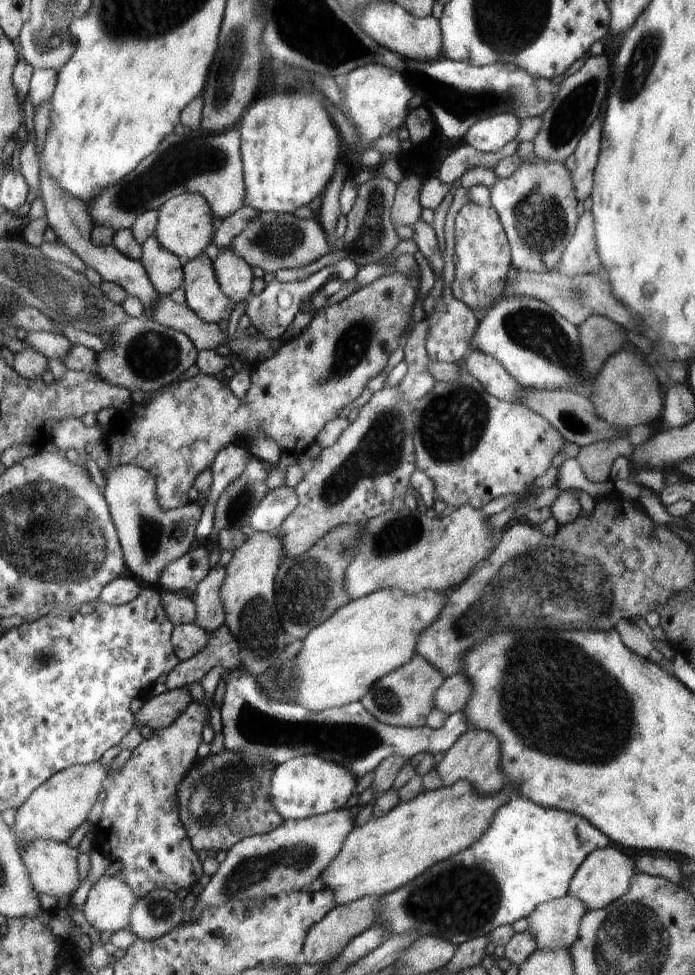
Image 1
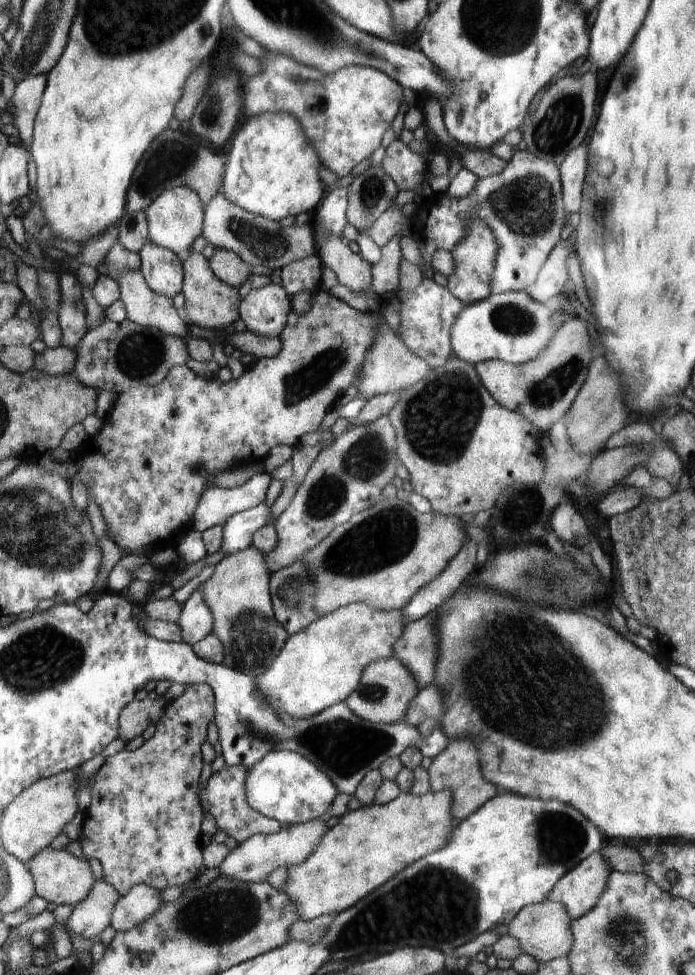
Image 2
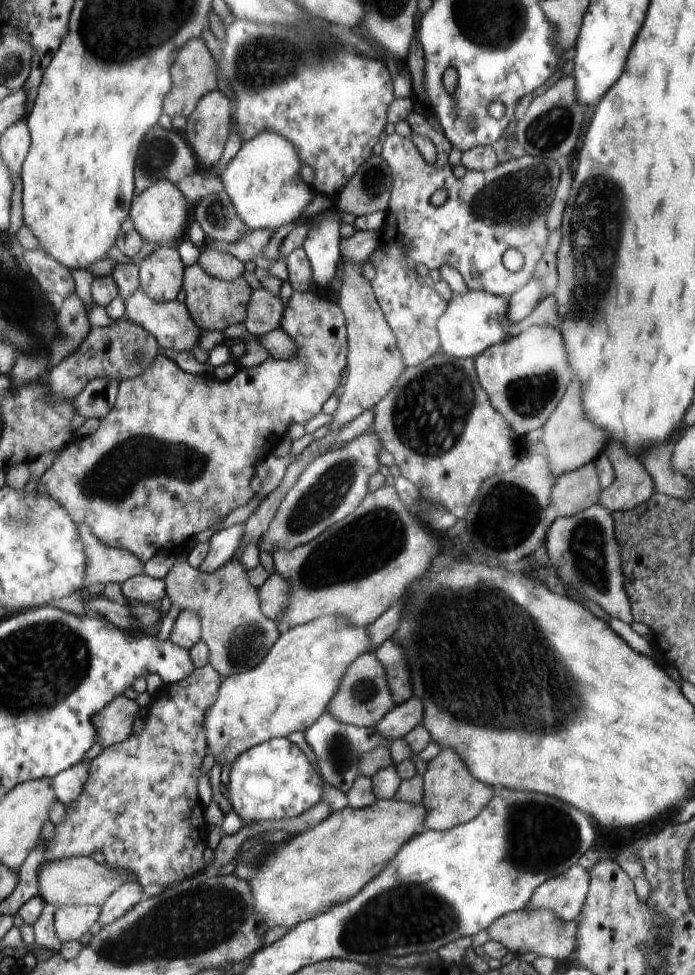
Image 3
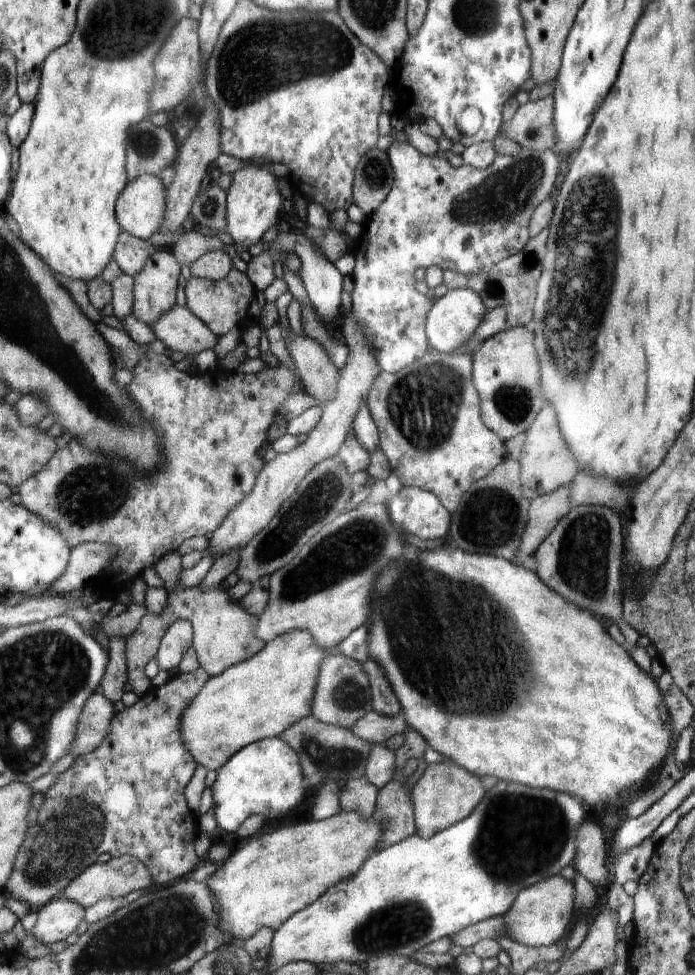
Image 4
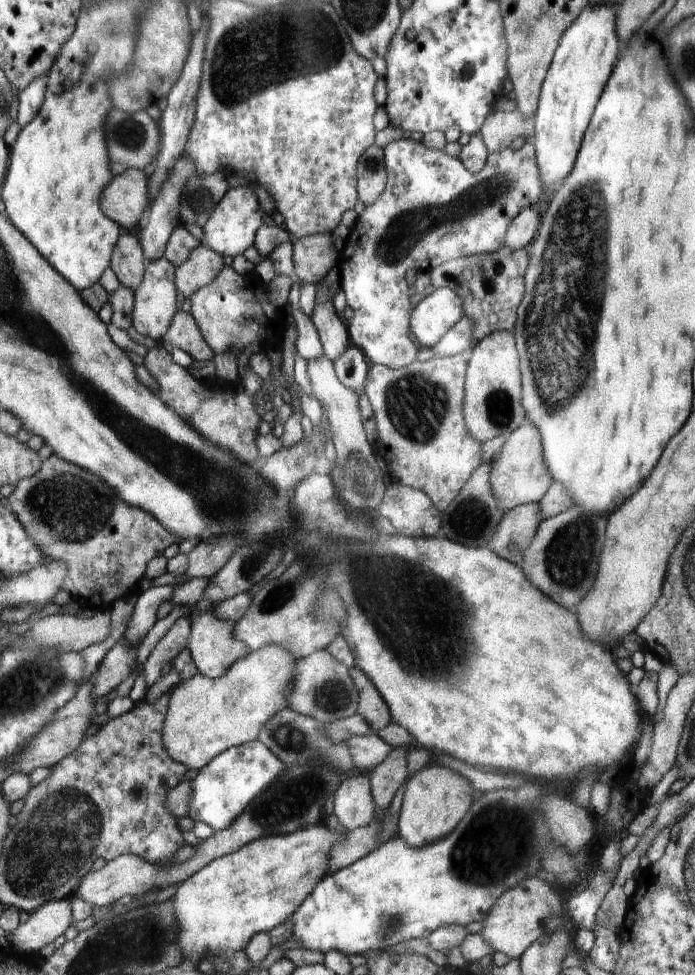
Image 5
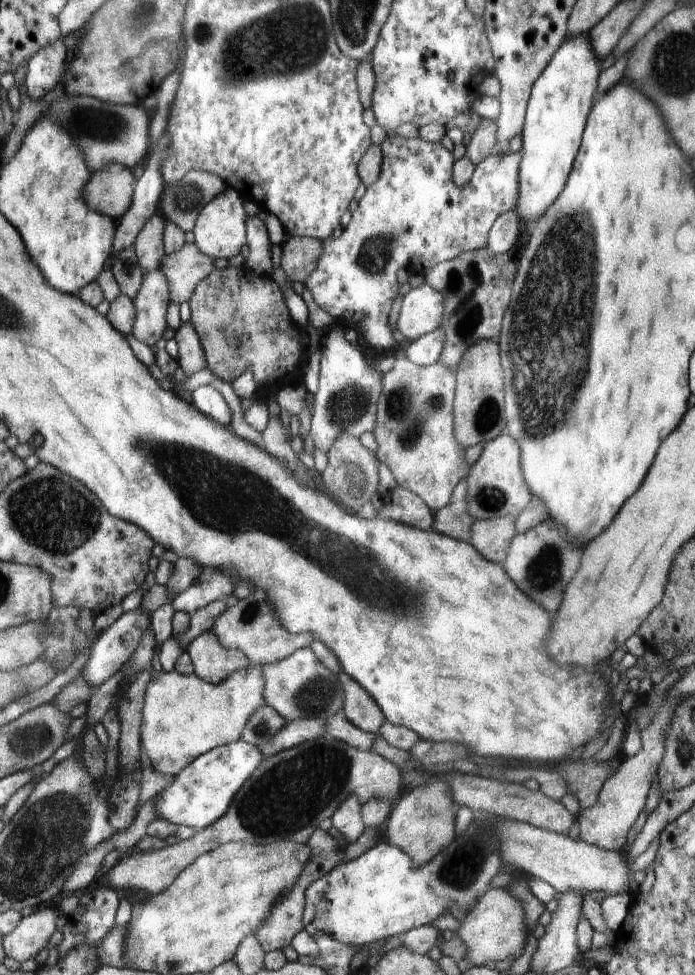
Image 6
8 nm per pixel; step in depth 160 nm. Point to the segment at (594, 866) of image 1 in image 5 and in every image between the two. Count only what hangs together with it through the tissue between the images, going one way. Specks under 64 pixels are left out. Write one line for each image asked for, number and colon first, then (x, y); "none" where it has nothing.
2: (581, 888)
3: (565, 895)
4: (539, 916)
5: (523, 915)

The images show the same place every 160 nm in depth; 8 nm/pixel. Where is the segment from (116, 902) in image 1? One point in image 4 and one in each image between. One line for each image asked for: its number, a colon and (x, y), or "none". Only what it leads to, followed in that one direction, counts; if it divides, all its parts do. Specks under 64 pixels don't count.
2: (89, 917)
3: (71, 922)
4: (56, 920)

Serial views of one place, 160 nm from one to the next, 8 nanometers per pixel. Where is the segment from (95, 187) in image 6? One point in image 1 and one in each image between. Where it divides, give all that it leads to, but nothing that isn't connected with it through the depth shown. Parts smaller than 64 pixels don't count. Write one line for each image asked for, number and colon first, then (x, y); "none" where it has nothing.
1: (185, 226)
2: (174, 218)
3: (160, 213)
4: (140, 210)
5: (128, 198)

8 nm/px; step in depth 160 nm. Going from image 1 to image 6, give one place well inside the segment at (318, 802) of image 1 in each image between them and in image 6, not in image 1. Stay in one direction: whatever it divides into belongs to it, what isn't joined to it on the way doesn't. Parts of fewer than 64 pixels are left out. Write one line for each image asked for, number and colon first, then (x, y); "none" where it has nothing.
2: (285, 785)
3: (274, 779)
4: (265, 778)
5: (222, 791)
6: (201, 794)

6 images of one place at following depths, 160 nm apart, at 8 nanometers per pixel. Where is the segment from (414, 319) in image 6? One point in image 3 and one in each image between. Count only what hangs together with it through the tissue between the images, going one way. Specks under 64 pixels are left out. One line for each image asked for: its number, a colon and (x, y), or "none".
3: (474, 321)
4: (456, 316)
5: (434, 316)

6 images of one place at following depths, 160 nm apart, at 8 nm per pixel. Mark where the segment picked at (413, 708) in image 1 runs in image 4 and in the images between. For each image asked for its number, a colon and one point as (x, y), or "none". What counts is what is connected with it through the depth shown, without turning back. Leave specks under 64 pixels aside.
2: (387, 688)
3: (364, 697)
4: (344, 696)

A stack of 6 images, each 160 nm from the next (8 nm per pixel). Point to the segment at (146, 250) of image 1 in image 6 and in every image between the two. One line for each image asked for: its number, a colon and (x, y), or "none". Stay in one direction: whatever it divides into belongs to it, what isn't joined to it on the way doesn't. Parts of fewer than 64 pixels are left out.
2: (162, 270)
3: (160, 274)
4: (154, 290)
5: (155, 303)
6: (151, 302)

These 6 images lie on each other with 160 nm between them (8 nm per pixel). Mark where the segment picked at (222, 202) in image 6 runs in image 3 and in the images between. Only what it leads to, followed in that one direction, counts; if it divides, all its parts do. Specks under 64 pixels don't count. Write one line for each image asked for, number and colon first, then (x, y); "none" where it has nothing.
3: (262, 180)
4: (254, 201)
5: (233, 226)

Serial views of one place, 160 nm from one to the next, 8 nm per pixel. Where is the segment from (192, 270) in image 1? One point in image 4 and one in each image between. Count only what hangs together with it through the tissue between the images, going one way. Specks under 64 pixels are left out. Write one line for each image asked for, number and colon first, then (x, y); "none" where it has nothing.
2: (211, 304)
3: (215, 304)
4: (221, 305)

